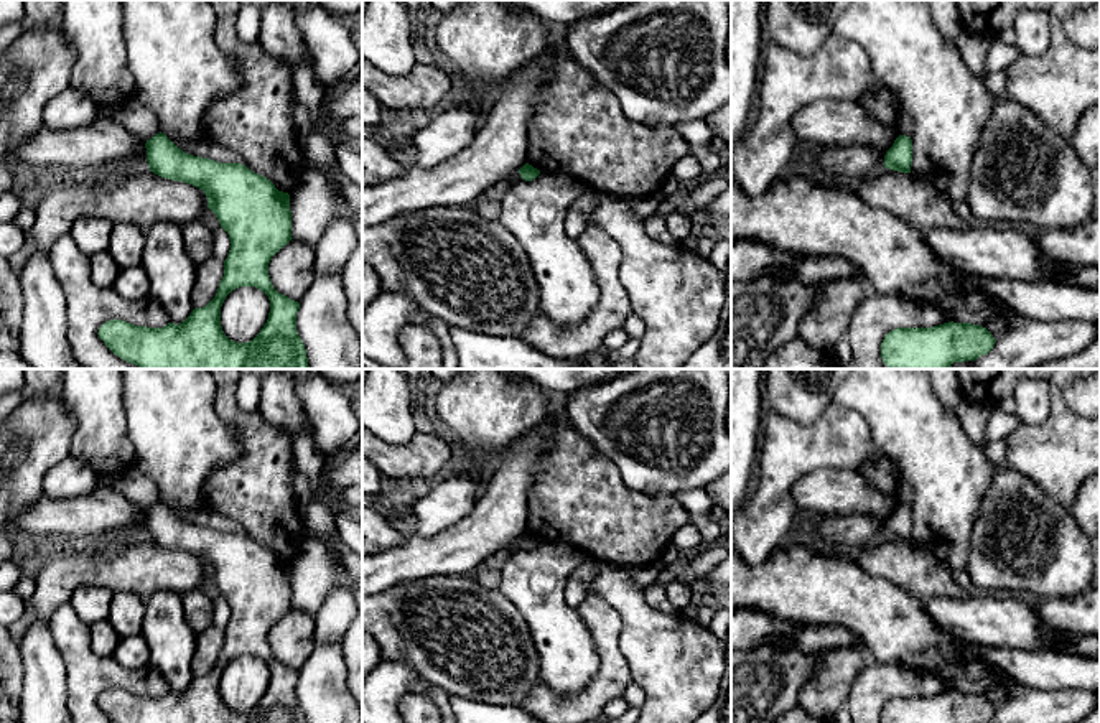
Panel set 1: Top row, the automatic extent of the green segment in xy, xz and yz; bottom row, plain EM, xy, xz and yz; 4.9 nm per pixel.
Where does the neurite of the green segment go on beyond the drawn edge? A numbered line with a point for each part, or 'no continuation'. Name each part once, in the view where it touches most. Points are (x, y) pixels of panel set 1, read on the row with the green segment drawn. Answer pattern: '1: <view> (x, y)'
no continuation

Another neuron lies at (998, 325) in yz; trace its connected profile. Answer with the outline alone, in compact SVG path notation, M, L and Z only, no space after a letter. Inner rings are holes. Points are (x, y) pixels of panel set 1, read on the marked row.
M993 316L985 323L985 328L993 334L995 339L1001 338L1016 324L1014 316Z

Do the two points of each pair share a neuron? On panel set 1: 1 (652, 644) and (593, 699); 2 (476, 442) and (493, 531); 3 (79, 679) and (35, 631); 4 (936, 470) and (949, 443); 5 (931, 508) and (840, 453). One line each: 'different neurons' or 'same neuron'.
1: different neurons
2: different neurons
3: different neurons
4: same neuron
5: different neurons

